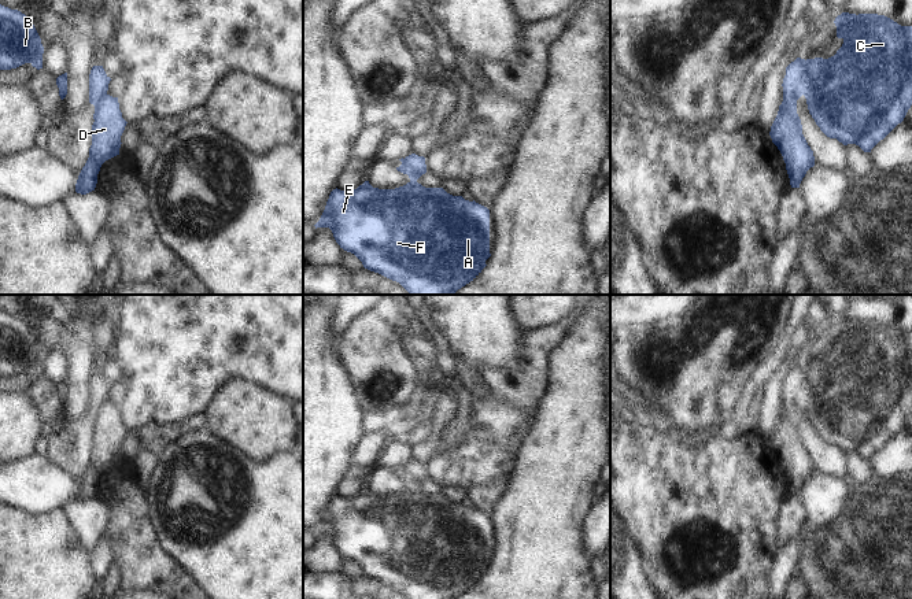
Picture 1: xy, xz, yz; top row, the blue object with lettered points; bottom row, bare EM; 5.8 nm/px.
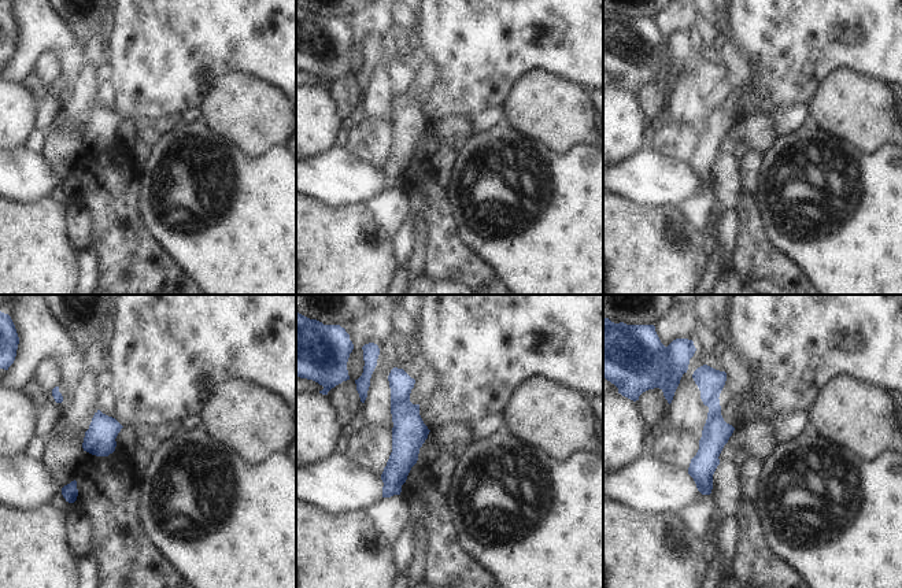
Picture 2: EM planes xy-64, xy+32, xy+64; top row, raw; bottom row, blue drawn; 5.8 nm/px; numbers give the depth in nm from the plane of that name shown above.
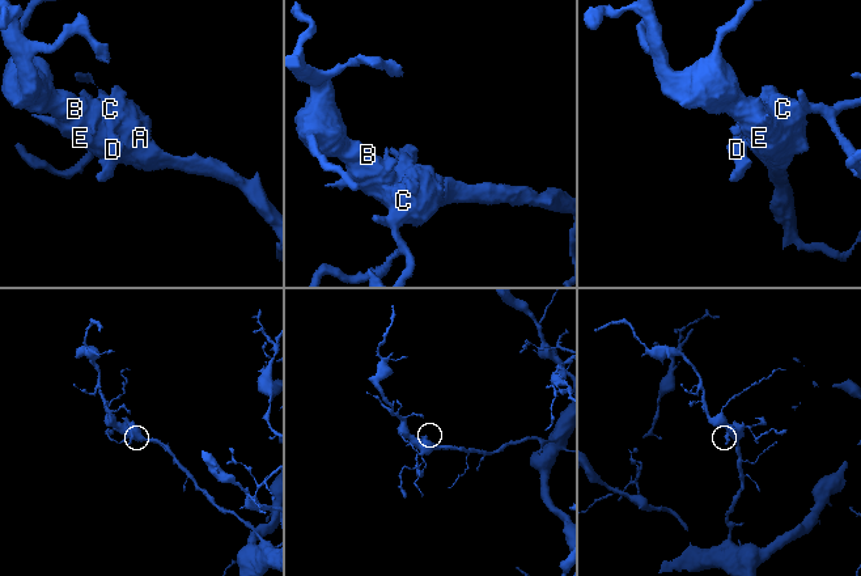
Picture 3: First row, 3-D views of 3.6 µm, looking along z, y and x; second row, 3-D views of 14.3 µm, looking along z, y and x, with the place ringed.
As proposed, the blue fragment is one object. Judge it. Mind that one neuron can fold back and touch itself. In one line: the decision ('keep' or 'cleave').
cleave

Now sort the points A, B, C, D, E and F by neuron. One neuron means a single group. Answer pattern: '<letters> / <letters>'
A B C E F / D

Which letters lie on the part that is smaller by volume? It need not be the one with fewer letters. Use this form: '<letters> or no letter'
D

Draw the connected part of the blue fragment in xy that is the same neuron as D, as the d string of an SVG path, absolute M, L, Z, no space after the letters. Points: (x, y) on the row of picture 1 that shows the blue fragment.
M104 95L99 100L93 119L89 158L75 184L75 192L81 195L95 191L101 164L119 155L122 144L121 136L128 123L122 118L118 97L112 97L110 95Z

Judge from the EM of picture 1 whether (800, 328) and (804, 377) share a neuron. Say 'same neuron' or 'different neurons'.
same neuron

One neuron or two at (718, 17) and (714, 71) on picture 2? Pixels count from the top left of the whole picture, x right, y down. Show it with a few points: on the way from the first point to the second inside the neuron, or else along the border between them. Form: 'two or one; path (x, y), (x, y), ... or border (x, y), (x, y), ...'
one; path (714, 30), (710, 58)

